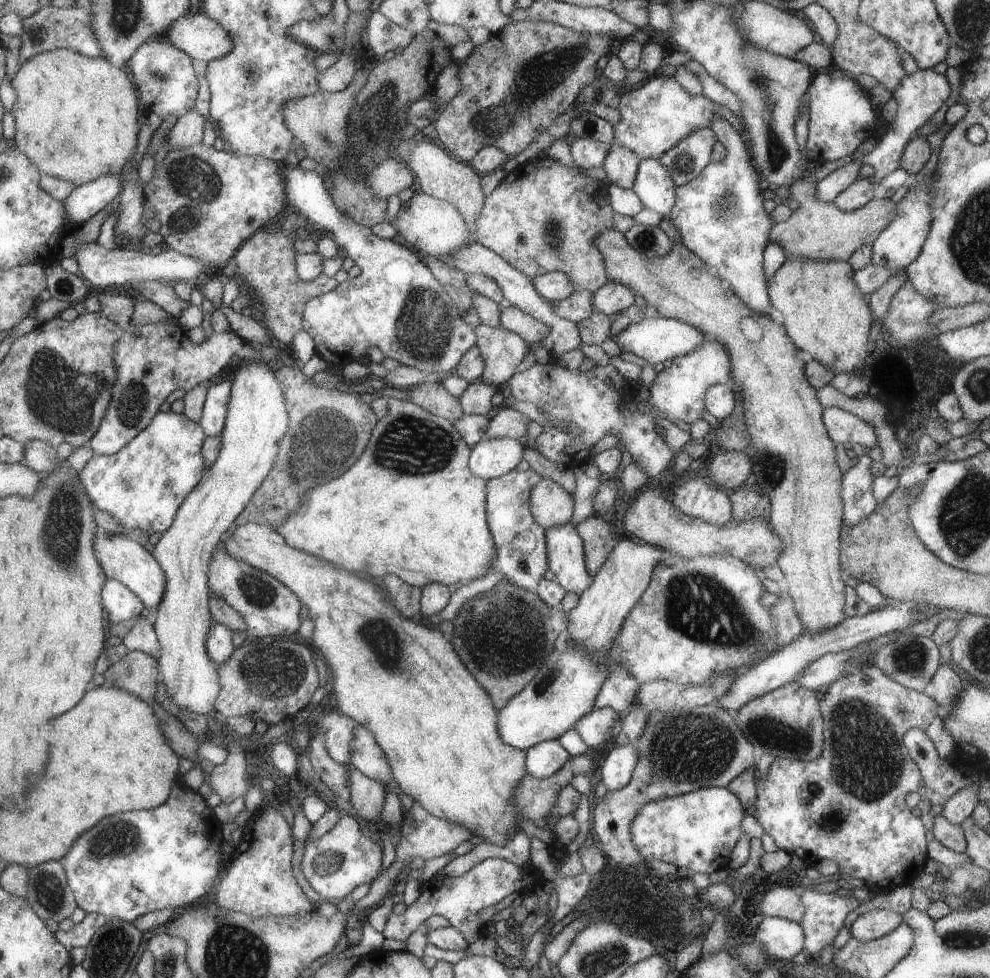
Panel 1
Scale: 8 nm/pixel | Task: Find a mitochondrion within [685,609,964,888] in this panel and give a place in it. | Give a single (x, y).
(867, 762)

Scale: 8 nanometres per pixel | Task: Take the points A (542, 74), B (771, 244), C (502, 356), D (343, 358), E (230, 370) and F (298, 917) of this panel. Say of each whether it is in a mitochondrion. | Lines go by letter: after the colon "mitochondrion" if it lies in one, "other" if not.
A: mitochondrion
B: other
C: other
D: other
E: other
F: other

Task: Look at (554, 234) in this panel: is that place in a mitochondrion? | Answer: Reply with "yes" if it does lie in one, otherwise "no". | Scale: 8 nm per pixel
yes

